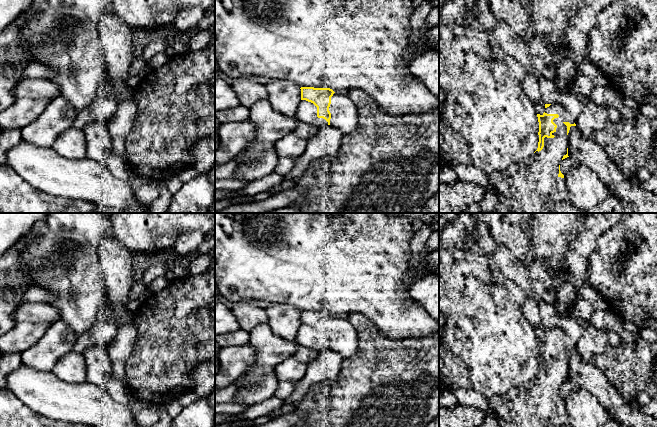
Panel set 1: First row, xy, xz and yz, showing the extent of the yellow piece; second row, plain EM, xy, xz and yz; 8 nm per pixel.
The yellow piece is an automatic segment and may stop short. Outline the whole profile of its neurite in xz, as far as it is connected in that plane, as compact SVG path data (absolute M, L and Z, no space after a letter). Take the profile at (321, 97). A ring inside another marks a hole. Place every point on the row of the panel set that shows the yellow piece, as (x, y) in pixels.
M301 87L301 101L296 117L300 122L322 128L330 125L329 107L335 93L330 88Z

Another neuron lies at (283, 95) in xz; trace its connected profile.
M277 78L271 79L265 86L273 109L278 113L297 118L297 108L301 101L300 87L292 81Z

